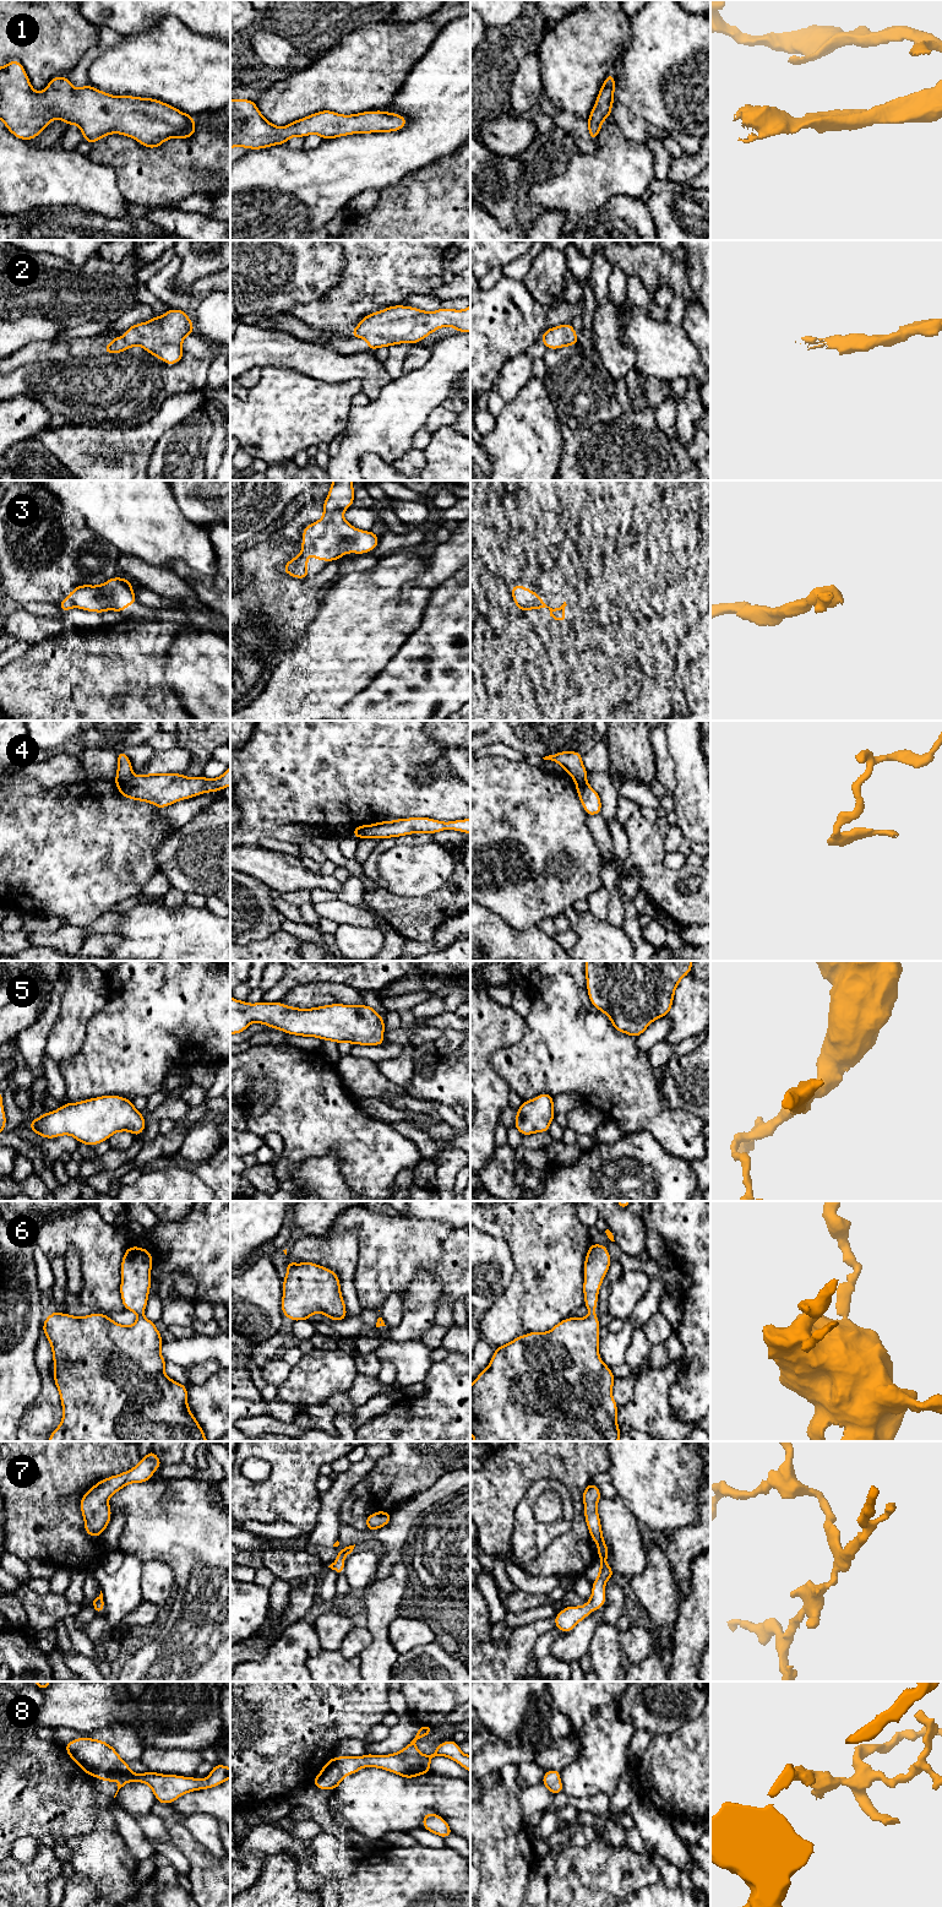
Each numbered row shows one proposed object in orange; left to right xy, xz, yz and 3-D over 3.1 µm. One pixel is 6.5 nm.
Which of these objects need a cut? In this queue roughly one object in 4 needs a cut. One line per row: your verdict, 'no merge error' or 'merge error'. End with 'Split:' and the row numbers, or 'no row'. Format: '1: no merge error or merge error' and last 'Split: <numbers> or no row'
1: no merge error
2: no merge error
3: no merge error
4: no merge error
5: no merge error
6: no merge error
7: no merge error
8: no merge error
Split: no row

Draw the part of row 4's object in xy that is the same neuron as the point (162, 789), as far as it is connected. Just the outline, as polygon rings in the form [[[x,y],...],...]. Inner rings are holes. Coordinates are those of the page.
[[[118,751],[116,756],[118,771],[113,783],[118,786],[118,792],[129,799],[148,802],[158,809],[230,786],[230,765],[222,776],[214,779],[203,776],[190,778],[174,772],[134,776],[129,756],[124,751]]]

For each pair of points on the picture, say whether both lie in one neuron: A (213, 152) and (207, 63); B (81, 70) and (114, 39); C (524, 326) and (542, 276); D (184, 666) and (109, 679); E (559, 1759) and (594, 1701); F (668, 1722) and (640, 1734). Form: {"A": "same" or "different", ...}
{"A": "different", "B": "same", "C": "different", "D": "different", "E": "different", "F": "different"}

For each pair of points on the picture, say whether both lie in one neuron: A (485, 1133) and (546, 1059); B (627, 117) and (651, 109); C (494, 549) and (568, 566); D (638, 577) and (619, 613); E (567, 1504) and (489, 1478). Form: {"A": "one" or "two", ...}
{"A": "two", "B": "two", "C": "one", "D": "two", "E": "two"}

